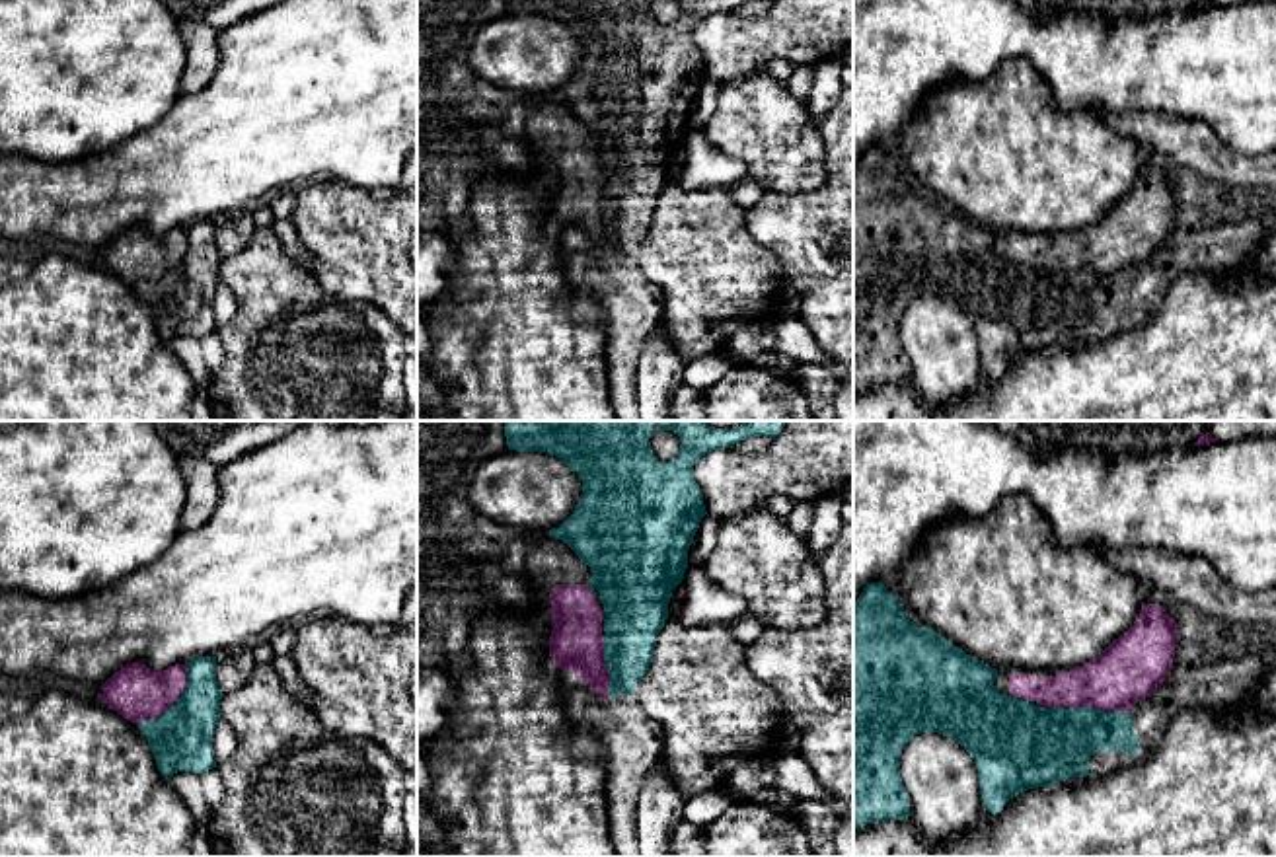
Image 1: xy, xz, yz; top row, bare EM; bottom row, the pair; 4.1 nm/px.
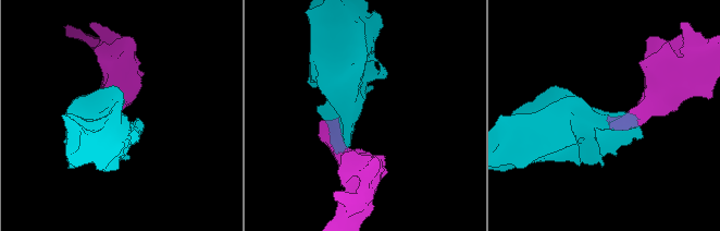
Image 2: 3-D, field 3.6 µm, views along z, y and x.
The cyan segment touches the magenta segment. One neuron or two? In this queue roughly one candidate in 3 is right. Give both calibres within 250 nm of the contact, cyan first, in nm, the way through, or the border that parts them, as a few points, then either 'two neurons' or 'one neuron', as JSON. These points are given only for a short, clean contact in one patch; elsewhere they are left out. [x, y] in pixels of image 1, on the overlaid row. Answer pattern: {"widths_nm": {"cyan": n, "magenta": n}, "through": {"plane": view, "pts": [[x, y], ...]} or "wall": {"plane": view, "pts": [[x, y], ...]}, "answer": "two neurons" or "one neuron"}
{"widths_nm": {"cyan": 260, "magenta": 220}, "answer": "two neurons"}

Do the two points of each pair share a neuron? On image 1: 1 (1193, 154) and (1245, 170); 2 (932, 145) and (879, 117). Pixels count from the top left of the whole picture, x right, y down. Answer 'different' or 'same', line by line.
1: same
2: different

